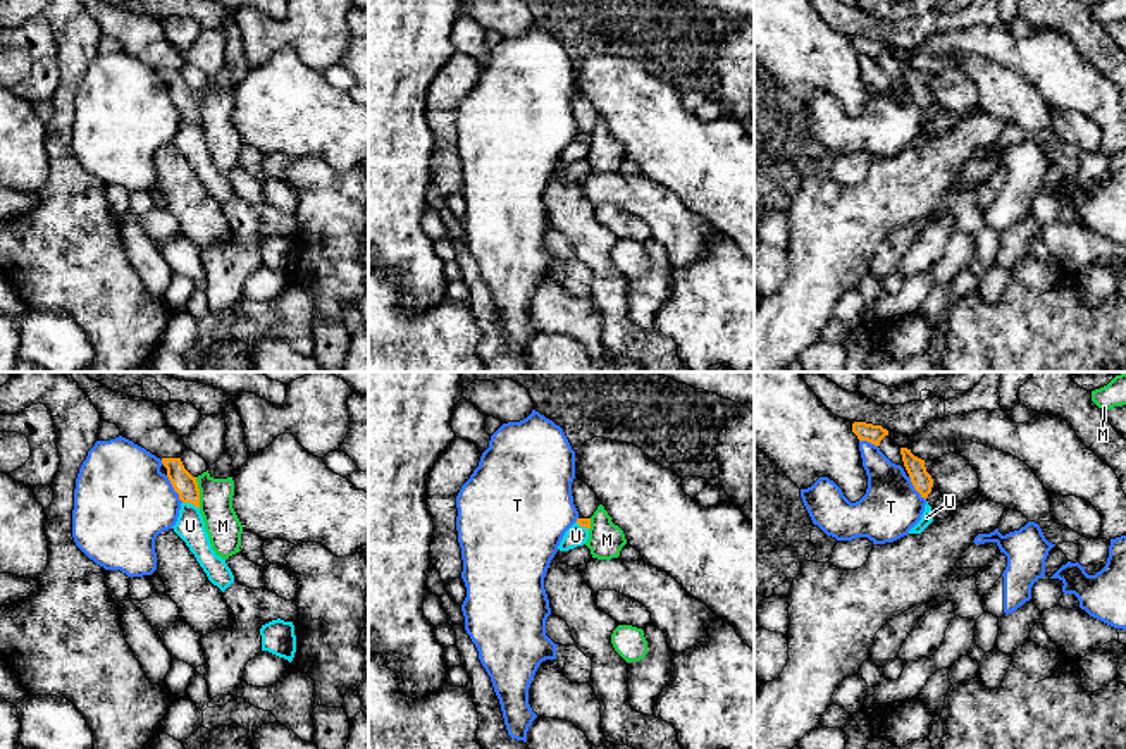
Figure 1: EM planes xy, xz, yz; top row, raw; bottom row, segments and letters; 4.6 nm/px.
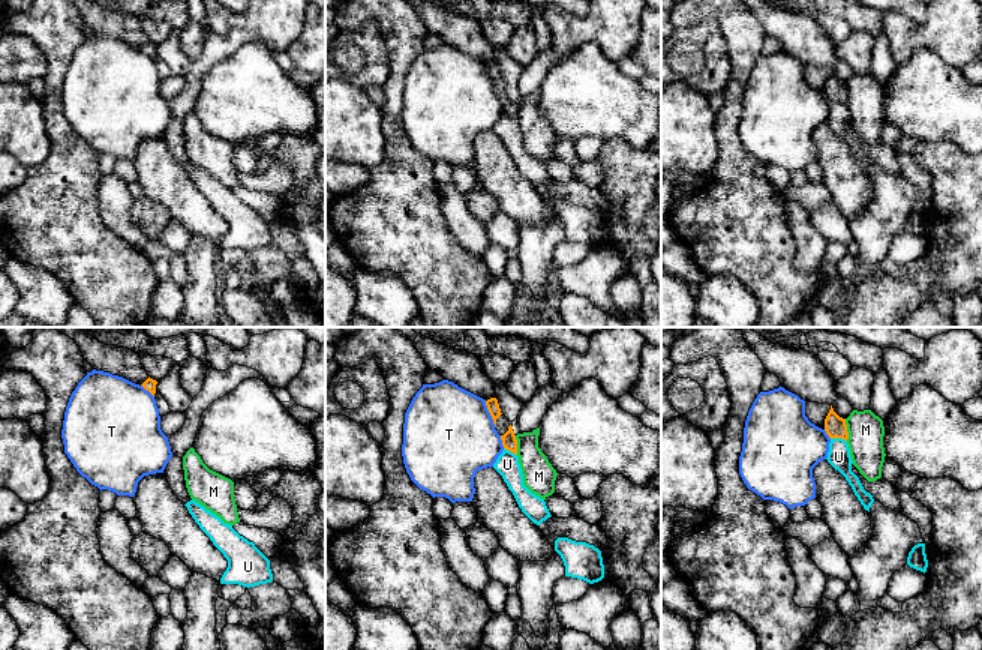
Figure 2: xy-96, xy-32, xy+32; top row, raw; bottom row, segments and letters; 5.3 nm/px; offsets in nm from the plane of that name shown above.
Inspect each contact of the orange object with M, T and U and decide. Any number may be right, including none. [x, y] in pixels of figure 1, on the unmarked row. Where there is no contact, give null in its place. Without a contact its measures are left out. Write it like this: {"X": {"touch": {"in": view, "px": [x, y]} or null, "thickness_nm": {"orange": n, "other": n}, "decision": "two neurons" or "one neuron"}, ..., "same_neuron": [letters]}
{"M": {"touch": {"in": "xy", "px": [198, 107]}, "thickness_nm": {"orange": 110, "other": 160}, "decision": "two neurons"}, "T": {"touch": {"in": "xy", "px": [174, 104]}, "thickness_nm": {"orange": 110, "other": 460}, "decision": "two neurons"}, "U": {"touch": {"in": "xy", "px": [191, 117]}, "thickness_nm": {"orange": 110, "other": 140}, "decision": "one neuron"}, "same_neuron": ["U"]}

